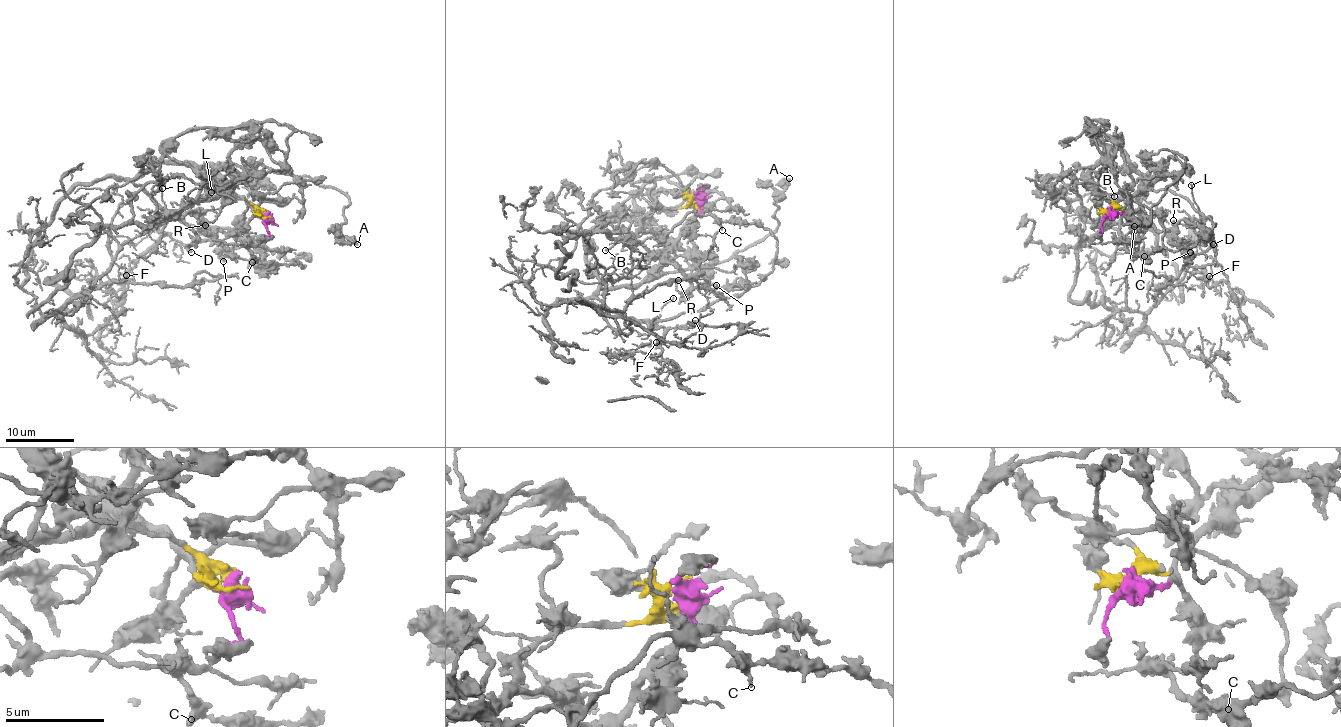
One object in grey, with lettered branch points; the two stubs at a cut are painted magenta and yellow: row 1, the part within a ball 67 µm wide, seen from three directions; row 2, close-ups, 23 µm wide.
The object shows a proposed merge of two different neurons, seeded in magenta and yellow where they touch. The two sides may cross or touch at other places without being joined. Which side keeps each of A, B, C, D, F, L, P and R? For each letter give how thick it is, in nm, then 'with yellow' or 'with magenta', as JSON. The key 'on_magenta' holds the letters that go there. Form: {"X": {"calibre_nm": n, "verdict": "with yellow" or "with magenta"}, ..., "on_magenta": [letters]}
{"A": {"calibre_nm": 480, "verdict": "with magenta"}, "B": {"calibre_nm": 140, "verdict": "with yellow"}, "C": {"calibre_nm": 200, "verdict": "with yellow"}, "D": {"calibre_nm": 320, "verdict": "with magenta"}, "F": {"calibre_nm": 130, "verdict": "with magenta"}, "L": {"calibre_nm": 100, "verdict": "with magenta"}, "P": {"calibre_nm": 260, "verdict": "with yellow"}, "R": {"calibre_nm": 160, "verdict": "with yellow"}, "on_magenta": ["A", "D", "F", "L"]}

